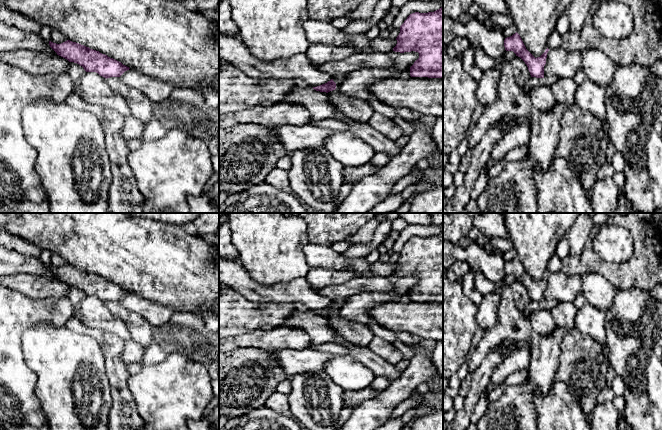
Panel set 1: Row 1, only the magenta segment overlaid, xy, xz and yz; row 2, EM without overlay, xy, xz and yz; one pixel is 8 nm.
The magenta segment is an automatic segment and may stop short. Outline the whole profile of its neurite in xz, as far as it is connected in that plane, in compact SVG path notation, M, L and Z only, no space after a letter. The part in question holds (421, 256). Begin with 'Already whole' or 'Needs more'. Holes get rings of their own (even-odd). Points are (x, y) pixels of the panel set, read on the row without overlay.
Already whole. M443 231L434 236L410 238L400 250L396 264L393 275L419 277L419 282L410 291L411 301L443 302Z

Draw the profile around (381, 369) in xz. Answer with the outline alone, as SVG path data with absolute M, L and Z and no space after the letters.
M329 317L328 322L330 328L335 332L335 338L332 343L348 348L348 355L352 356L355 360L369 368L377 378L382 379L386 384L390 384L392 381L399 378L401 373L397 370L396 365L386 362L367 348L349 344L339 334Z

